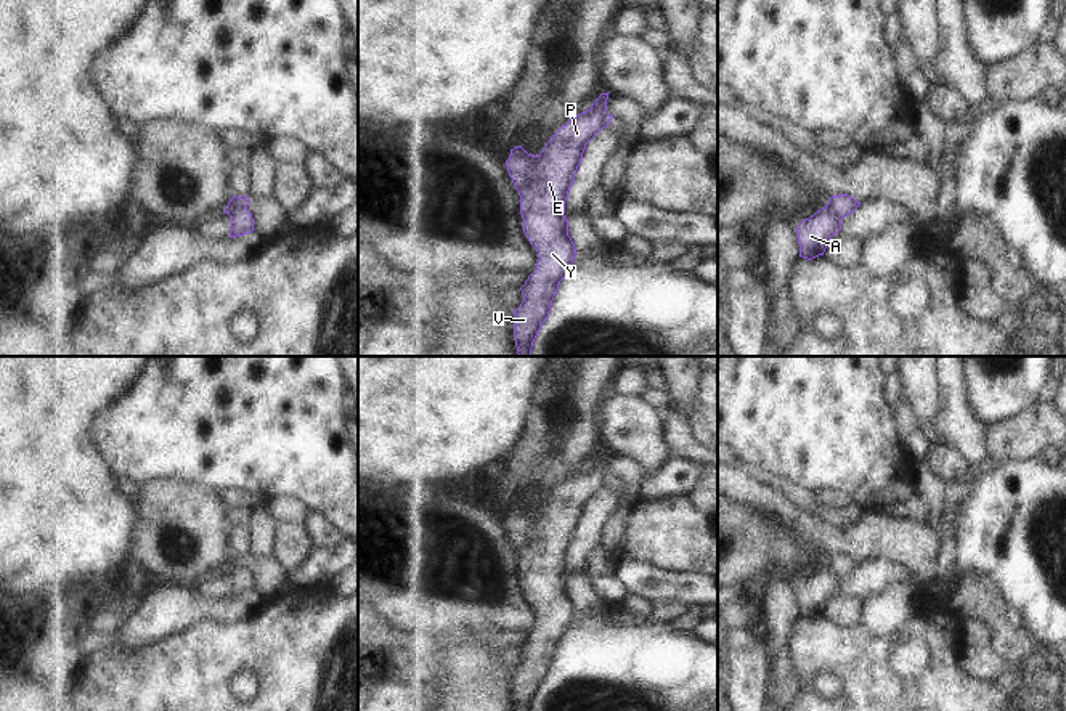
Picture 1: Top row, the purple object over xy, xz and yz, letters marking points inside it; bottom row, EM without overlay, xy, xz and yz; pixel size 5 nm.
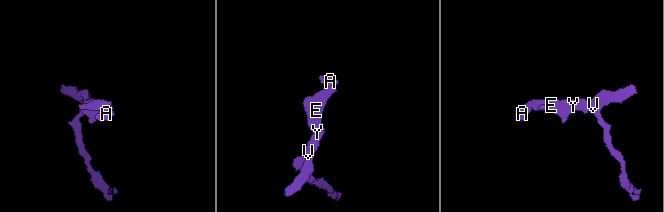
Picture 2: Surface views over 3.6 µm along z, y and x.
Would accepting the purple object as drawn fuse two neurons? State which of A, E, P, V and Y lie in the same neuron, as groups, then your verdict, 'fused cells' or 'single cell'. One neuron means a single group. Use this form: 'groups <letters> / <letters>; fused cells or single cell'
groups A / E P V Y; fused cells

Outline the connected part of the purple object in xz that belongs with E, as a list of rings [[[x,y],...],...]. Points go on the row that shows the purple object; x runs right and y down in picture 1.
[[[588,109],[560,127],[538,156],[515,146],[506,160],[520,196],[523,233],[539,255],[535,271],[520,287],[523,302],[514,310],[519,356],[531,356],[533,342],[549,316],[559,284],[576,257],[564,215],[565,201],[586,144],[605,127],[604,114]]]

